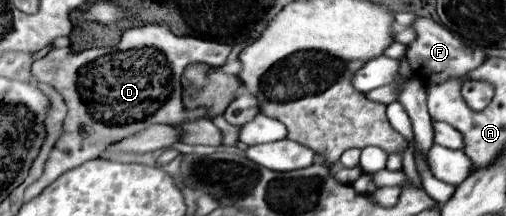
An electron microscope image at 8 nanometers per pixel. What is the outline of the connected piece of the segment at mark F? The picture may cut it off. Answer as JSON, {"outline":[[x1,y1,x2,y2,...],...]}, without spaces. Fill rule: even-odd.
{"outline":[[415,18,411,28,415,30,417,38,409,44,407,60,409,60,415,76,421,78,425,84,443,82,449,76,465,76,469,70,477,68,485,60,485,54,481,52,481,48,467,46,459,36,451,34,445,26,433,22,431,18],[441,74,445,74,445,76,441,76]]}

